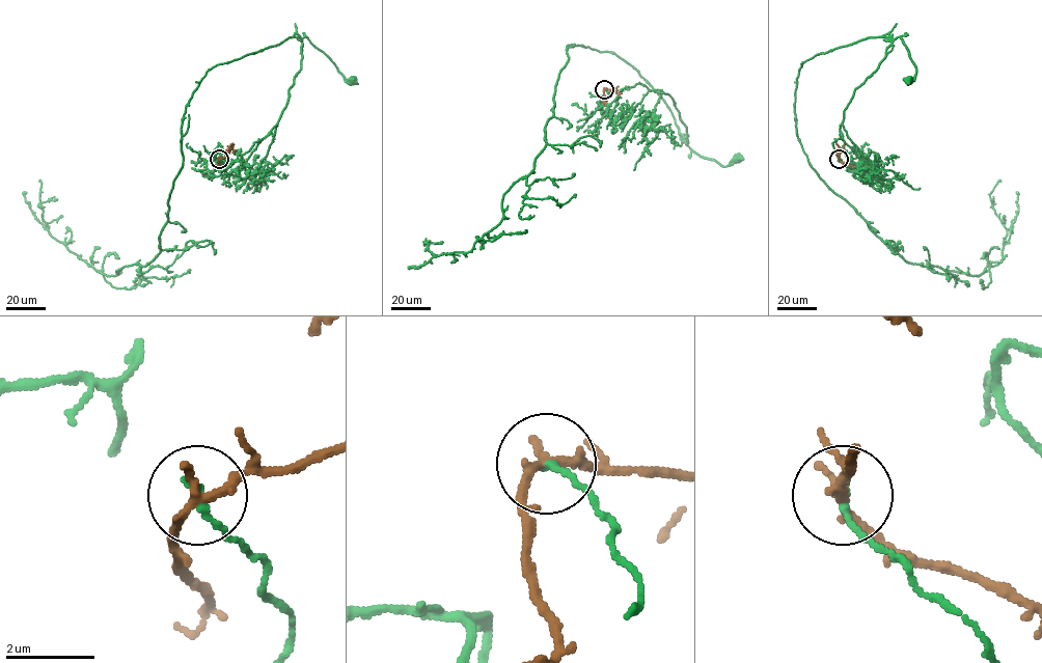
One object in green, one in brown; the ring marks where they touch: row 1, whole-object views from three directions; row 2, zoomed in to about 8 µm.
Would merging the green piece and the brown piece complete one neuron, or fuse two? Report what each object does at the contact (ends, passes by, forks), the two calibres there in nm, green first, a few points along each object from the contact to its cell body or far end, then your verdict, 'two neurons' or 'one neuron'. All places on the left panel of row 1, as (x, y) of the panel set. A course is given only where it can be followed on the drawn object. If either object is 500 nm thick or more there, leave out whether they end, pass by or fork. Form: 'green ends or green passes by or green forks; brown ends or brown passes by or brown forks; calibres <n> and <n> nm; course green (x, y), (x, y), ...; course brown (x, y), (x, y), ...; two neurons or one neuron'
green ends; brown passes by; calibres 170 and 240 nm; course green (219, 159), (223, 165), (219, 171), (237, 161), (277, 122), (301, 68), (303, 37), (351, 81); course brown (219, 159), (226, 156), (228, 149), (231, 148), (232, 153); two neurons

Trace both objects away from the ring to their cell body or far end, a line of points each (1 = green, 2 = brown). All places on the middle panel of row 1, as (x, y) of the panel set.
1: (604, 89), (608, 105), (623, 88), (638, 83), (667, 93), (686, 128), (688, 146), (722, 166), (737, 159)
2: (604, 89), (613, 89), (618, 94)

